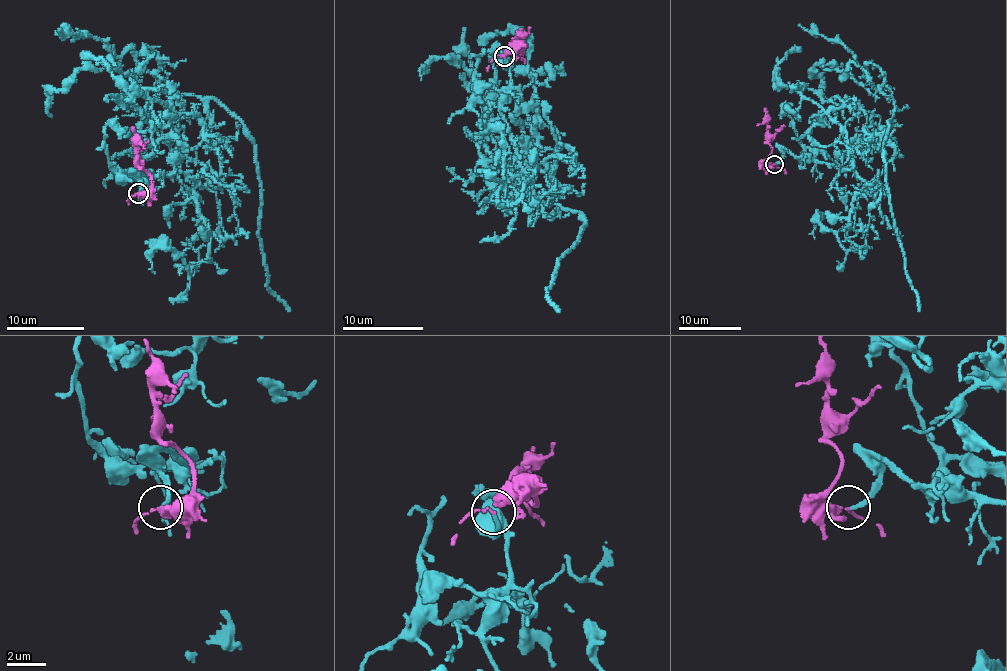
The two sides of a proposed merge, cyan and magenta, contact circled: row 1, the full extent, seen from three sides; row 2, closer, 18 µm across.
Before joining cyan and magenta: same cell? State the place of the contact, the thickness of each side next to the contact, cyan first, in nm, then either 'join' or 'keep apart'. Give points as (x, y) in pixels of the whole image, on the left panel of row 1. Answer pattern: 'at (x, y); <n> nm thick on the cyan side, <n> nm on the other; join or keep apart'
at (138, 193); 190 nm thick on the cyan side, 180 nm on the other; join

